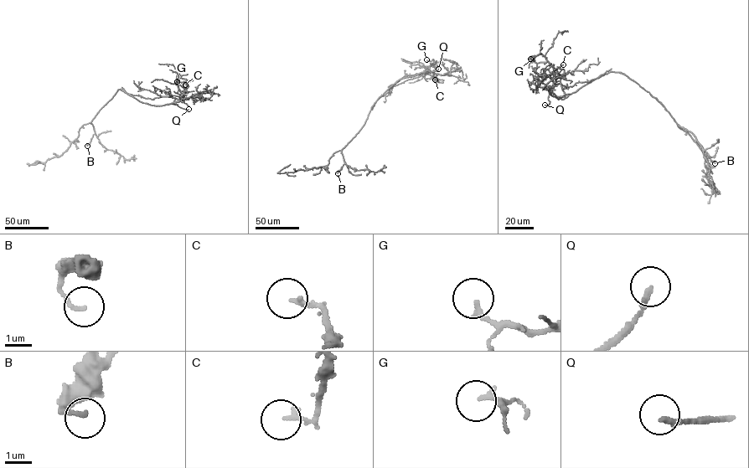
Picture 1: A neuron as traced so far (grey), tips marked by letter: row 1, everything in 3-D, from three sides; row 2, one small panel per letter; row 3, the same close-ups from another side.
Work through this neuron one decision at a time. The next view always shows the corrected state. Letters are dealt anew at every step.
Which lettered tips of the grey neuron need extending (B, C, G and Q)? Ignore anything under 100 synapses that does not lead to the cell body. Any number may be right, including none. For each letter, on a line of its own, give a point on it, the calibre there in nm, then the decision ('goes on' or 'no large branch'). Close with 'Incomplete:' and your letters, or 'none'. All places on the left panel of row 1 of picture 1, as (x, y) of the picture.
B: place (87, 146); calibre 150 nm; no large branch
C: place (185, 84); calibre 180 nm; no large branch
G: place (177, 81); calibre 170 nm; no large branch
Q: place (188, 109); calibre 200 nm; goes on
Incomplete: Q

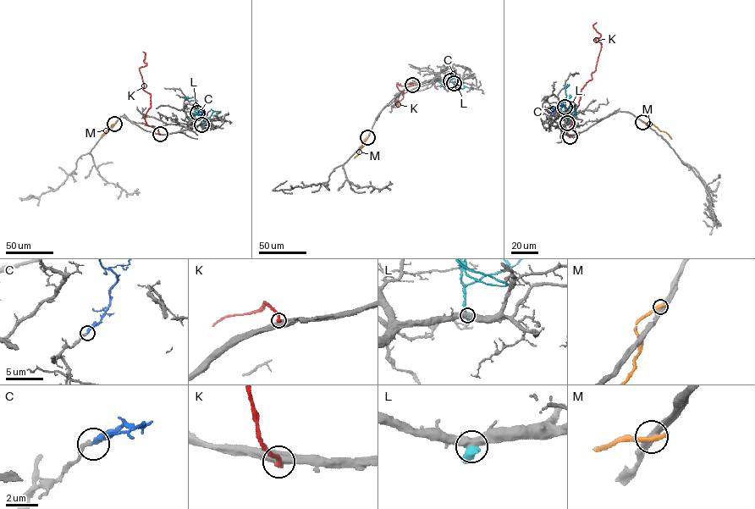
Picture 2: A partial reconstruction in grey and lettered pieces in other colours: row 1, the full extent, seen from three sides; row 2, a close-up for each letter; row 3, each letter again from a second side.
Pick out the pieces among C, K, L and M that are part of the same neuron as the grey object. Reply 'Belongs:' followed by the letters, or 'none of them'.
Belongs: C

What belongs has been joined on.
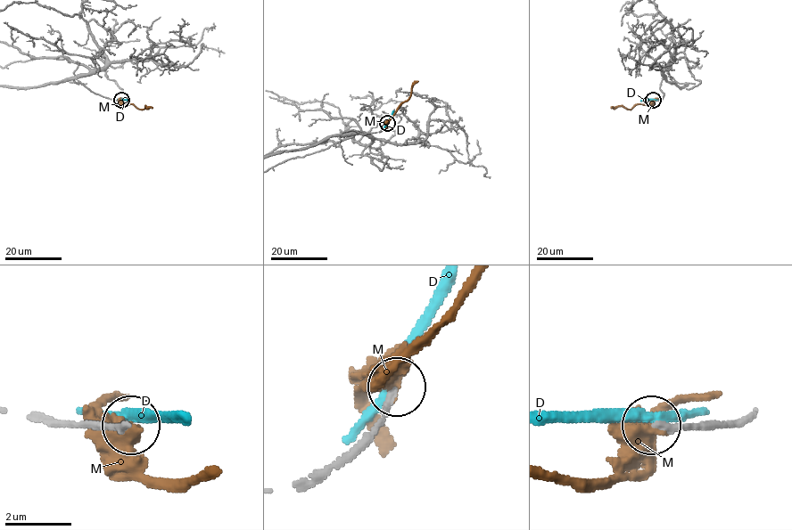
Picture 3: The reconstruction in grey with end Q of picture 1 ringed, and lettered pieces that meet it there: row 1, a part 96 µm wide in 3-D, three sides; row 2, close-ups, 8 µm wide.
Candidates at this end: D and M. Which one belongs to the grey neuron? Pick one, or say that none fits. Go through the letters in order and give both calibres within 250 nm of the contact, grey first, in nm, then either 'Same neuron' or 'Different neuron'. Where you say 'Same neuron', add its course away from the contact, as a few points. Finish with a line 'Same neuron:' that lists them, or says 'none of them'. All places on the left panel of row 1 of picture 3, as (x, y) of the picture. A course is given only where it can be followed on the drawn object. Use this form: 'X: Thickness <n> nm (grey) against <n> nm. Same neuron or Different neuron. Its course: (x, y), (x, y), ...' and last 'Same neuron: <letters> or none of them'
D: Thickness 220 nm (grey) against 280 nm. Different neuron
M: Thickness 220 nm (grey) against 400 nm. Different neuron
Same neuron: none of them

